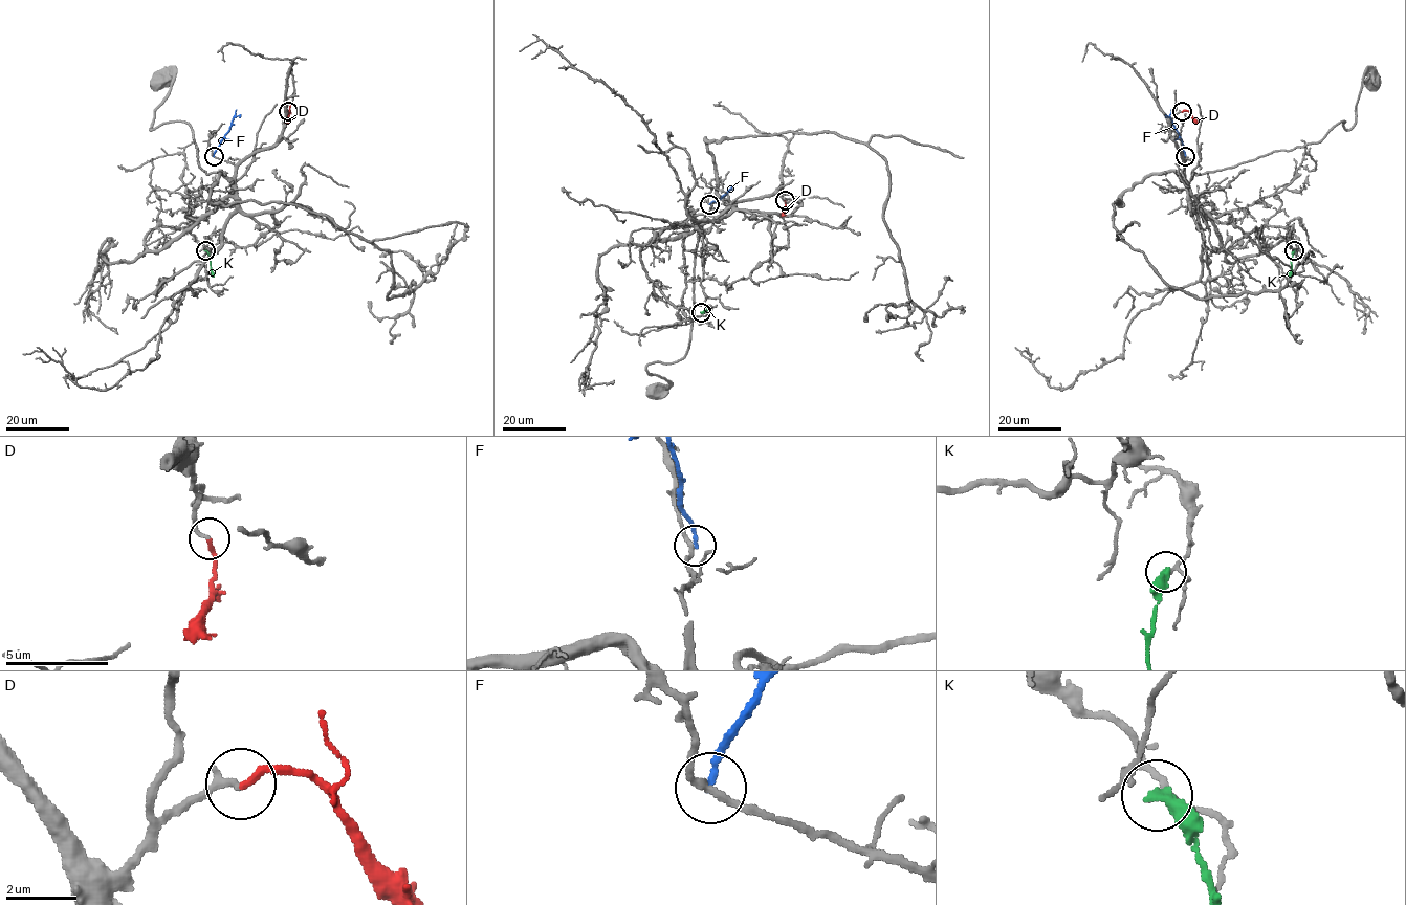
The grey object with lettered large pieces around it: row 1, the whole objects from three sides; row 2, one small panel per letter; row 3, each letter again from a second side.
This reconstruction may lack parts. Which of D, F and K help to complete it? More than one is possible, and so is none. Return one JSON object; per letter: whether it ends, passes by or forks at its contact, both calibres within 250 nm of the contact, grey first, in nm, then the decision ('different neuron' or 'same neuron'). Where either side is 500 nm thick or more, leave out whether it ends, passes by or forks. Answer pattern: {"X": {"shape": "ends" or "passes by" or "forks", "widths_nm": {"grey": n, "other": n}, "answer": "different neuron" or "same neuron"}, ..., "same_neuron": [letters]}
{"D": {"shape": "ends", "widths_nm": {"grey": 200, "other": 200}, "answer": "same neuron"}, "F": {"shape": "ends", "widths_nm": {"grey": 200, "other": 180}, "answer": "different neuron"}, "K": {"shape": "ends", "widths_nm": {"grey": 150, "other": 400}, "answer": "different neuron"}, "same_neuron": ["D"]}

